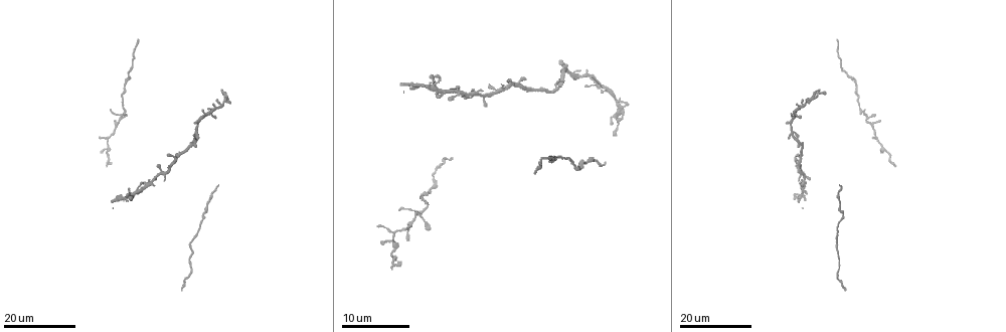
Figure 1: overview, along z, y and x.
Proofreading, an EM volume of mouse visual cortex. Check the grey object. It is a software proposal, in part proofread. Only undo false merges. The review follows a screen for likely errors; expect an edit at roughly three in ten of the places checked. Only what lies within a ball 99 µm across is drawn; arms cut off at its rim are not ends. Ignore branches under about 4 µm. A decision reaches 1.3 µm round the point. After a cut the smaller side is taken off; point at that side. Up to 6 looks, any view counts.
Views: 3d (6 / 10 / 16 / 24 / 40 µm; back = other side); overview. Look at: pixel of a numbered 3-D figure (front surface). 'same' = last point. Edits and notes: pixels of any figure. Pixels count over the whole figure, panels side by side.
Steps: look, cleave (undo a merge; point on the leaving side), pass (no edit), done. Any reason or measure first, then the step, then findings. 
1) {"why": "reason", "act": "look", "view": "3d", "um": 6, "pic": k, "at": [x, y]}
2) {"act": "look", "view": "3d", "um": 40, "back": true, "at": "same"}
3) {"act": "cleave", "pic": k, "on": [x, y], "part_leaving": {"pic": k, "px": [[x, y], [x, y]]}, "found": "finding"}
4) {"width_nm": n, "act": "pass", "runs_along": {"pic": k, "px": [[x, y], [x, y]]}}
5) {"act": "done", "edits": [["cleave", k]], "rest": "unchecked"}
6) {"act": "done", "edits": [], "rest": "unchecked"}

{"why": "narrows sharply", "act": "look", "view": "3d", "um": 16, "pic": 1, "at": [203, 213]}

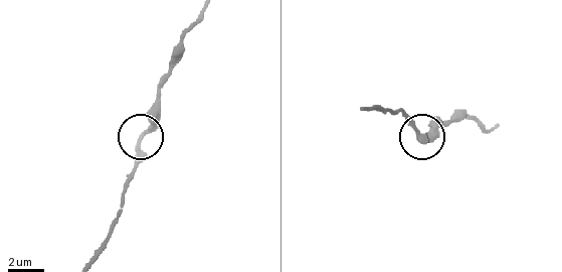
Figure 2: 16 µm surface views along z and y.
{"act": "look", "view": "3d", "um": 6, "pic": 2, "at": [140, 140]}

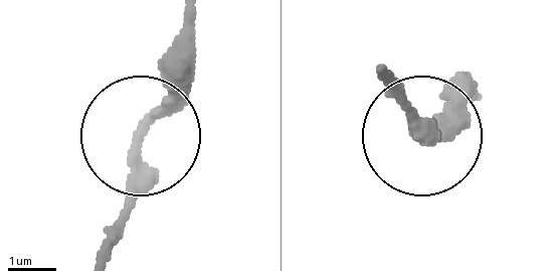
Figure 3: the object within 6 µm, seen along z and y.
{"act": "pass", "found": "one neuron here"}

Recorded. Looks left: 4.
{"why": "thin neck", "act": "look", "view": "3d", "um": 16, "pic": 1, "at": [113, 129]}

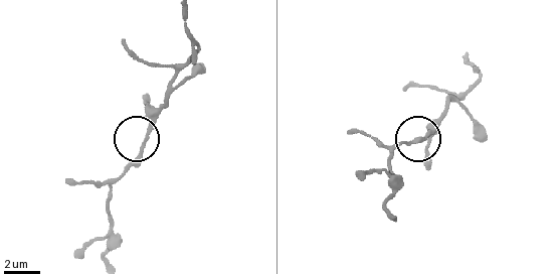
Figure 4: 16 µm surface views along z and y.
{"act": "look", "view": "3d", "um": 6, "pic": 4, "at": [146, 140]}

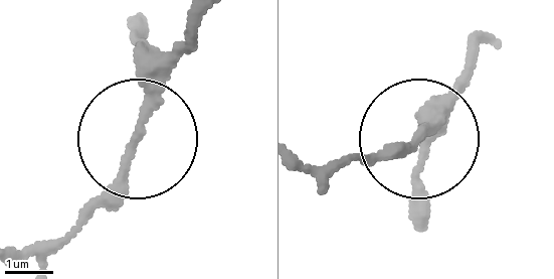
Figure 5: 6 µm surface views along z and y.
{"act": "pass", "found": "one neuron here"}

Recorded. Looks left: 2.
{"why": "branch point", "act": "look", "view": "3d", "um": 24, "pic": 1, "at": [862, 110]}

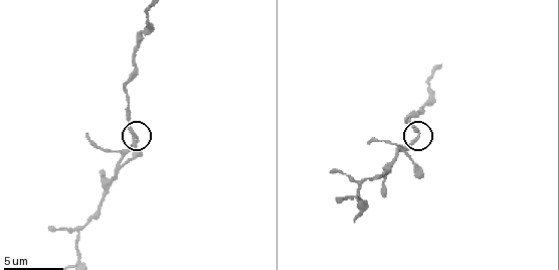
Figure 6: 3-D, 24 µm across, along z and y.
{"why": "zoom in", "act": "look", "view": "3d", "um": 10, "pic": 6, "at": [416, 138]}

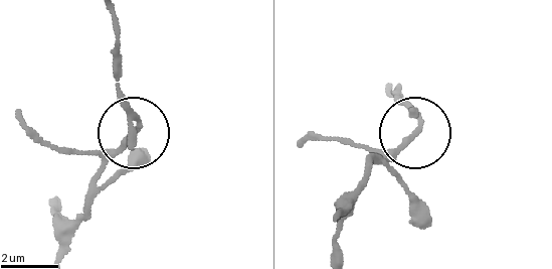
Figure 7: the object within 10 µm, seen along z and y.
{"width_nm": 180, "act": "pass", "found": "one neuron here"}

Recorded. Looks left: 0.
{"act": "done", "edits": [], "rest": "unchecked"}

